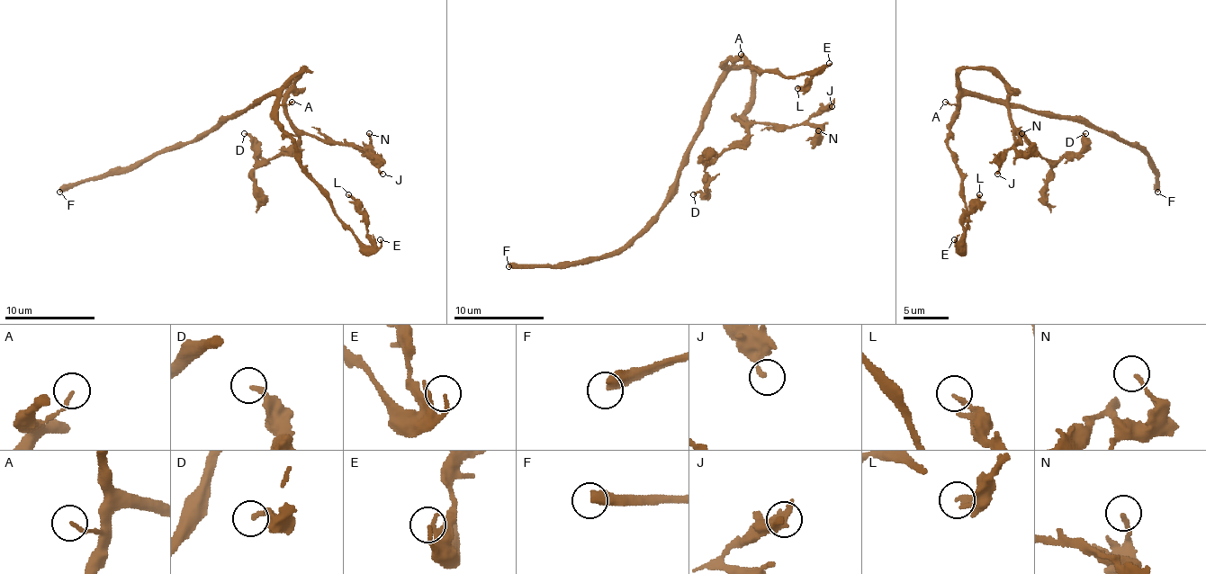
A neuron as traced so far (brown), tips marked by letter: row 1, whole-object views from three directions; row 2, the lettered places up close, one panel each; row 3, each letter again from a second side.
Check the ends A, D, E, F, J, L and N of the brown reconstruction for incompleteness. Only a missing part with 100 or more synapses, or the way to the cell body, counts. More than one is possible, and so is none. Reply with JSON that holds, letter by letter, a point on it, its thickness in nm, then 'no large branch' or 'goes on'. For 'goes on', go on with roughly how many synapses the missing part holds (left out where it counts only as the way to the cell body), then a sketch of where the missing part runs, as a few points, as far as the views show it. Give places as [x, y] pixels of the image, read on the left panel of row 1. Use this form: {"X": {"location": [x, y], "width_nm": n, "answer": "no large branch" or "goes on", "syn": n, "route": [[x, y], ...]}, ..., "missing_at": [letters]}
{"A": {"location": [292, 102], "width_nm": 130, "answer": "no large branch"}, "D": {"location": [244, 133], "width_nm": 190, "answer": "no large branch"}, "E": {"location": [380, 239], "width_nm": 130, "answer": "no large branch"}, "F": {"location": [59, 192], "width_nm": 440, "answer": "goes on", "syn": 400}, "J": {"location": [382, 174], "width_nm": 200, "answer": "no large branch"}, "L": {"location": [348, 194], "width_nm": 190, "answer": "no large branch"}, "N": {"location": [369, 133], "width_nm": 140, "answer": "no large branch"}, "missing_at": ["F"]}

